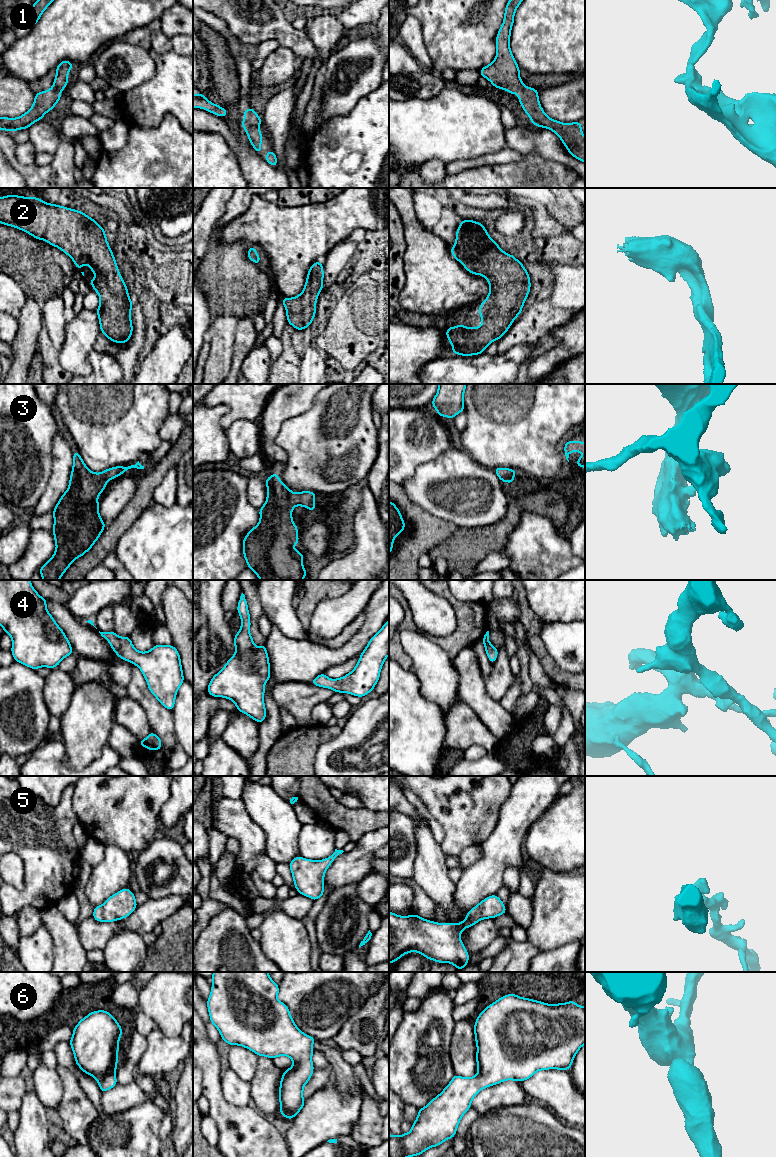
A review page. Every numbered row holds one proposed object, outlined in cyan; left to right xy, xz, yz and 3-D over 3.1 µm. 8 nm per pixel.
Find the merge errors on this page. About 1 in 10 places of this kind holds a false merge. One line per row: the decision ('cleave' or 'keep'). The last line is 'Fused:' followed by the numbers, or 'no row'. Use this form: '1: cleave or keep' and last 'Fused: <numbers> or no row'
1: keep
2: keep
3: keep
4: keep
5: keep
6: keep
Fused: no row

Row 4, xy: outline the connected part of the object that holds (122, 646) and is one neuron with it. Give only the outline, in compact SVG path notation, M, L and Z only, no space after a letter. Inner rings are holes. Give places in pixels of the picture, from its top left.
M114 631L99 633L119 658L132 662L141 670L150 692L172 711L178 689L185 681L177 649L172 644L154 645L151 650L140 652L134 648L130 636L120 637Z

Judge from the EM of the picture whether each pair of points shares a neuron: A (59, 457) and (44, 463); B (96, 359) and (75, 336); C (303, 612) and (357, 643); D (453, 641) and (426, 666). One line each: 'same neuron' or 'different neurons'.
A: different neurons
B: different neurons
C: different neurons
D: different neurons

